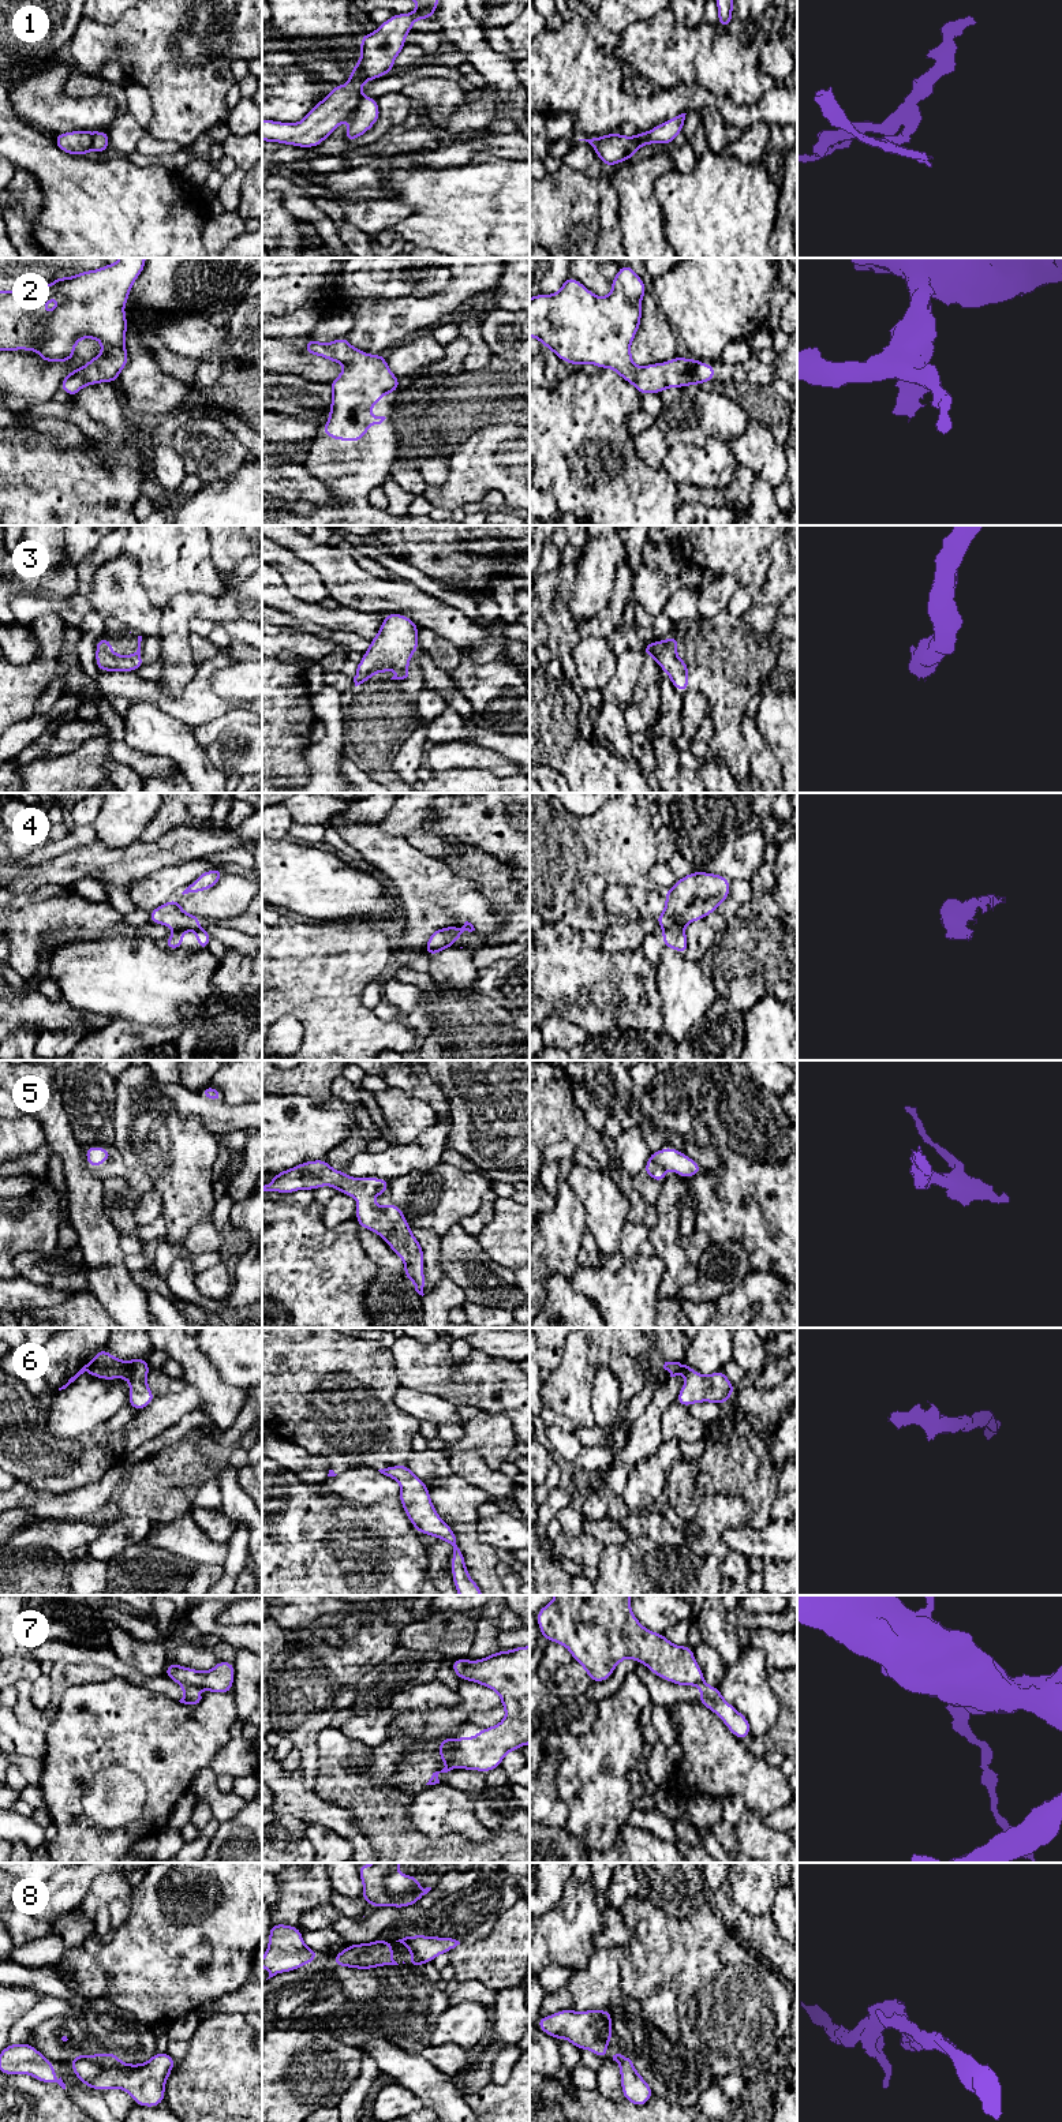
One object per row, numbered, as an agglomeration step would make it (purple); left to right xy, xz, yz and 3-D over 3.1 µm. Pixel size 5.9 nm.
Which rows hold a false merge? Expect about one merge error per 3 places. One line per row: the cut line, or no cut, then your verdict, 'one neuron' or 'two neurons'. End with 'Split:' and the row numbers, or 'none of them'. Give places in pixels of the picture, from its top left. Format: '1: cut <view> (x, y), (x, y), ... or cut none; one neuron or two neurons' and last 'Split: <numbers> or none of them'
1: cut xz (362, 96), (348, 118); two neurons
2: cut none; one neuron
3: cut none; one neuron
4: cut yz (662, 928), (683, 931); two neurons
5: cut none; one neuron
6: cut none; one neuron
7: cut xy (180, 1683), (190, 1684), (194, 1688); two neurons
8: cut xy (79, 2055), (73, 2059); two neurons
Split: 1, 4, 7, 8

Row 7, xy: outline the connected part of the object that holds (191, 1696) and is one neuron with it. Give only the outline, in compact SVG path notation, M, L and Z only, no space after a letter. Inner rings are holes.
M183 1685L180 1687L184 1691L184 1696L179 1700L180 1703L184 1704L197 1704L202 1699L202 1696L198 1694L198 1691L192 1685Z

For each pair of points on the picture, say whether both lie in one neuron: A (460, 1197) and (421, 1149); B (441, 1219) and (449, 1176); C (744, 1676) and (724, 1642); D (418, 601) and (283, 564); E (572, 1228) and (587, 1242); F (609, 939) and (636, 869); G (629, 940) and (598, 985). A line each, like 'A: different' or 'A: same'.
A: different
B: same
C: different
D: different
E: different
F: different
G: different

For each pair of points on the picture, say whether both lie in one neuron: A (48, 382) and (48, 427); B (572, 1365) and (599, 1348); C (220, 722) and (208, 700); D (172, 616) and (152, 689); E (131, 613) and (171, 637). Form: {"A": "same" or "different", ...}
{"A": "different", "B": "different", "C": "same", "D": "different", "E": "different"}

